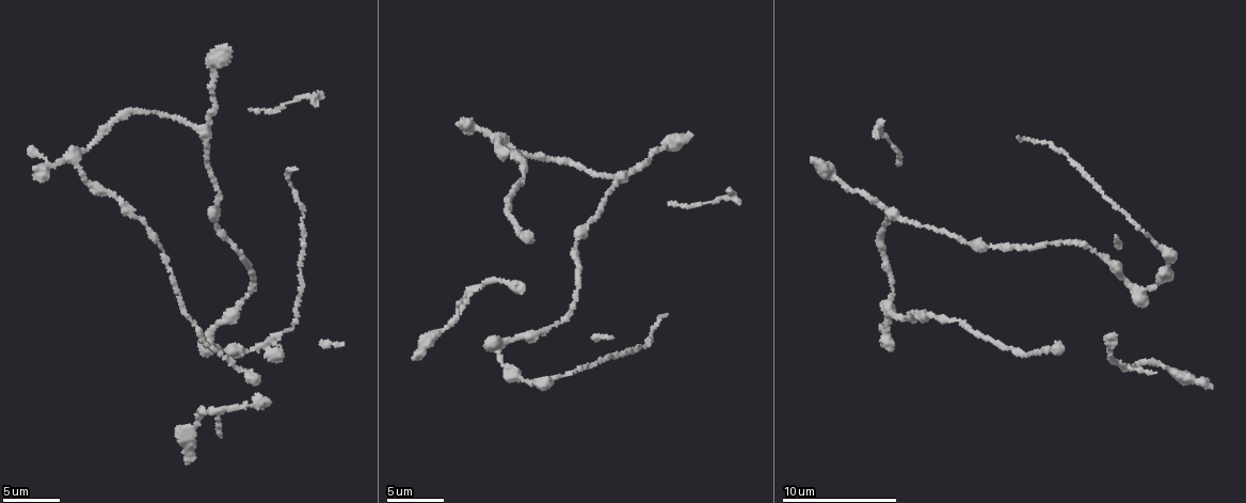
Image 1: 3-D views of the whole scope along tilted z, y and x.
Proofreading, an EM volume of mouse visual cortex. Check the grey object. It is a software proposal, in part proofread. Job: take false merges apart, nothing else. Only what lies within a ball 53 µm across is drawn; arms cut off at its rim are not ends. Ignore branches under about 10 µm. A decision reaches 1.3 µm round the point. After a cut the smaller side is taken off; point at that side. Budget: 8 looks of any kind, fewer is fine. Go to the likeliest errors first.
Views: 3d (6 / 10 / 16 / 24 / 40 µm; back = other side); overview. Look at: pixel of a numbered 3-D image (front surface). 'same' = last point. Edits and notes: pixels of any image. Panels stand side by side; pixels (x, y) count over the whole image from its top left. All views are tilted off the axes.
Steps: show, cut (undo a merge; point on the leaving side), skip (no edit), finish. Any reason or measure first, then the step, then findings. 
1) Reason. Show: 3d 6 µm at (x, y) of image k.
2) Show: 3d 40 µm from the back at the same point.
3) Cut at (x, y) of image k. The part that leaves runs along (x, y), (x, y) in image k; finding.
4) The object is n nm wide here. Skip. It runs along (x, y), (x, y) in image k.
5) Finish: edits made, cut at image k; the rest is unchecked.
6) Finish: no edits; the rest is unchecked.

Calibre changes. Show: 3d 10 µm at (272, 337) of image 1.

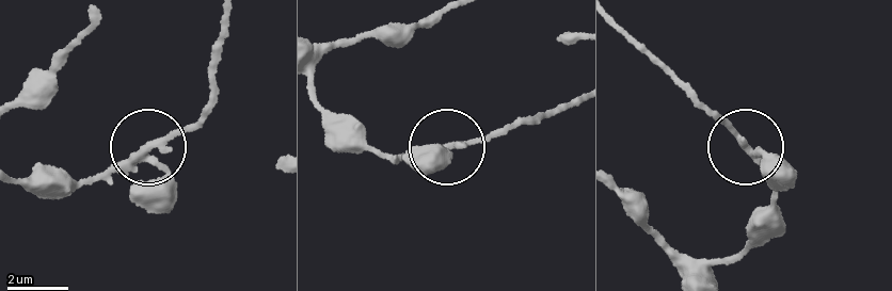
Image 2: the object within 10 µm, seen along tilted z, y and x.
Skip. It runs along (21, 180), (62, 187), (113, 171), (204, 118) in image 2; all the same cell.

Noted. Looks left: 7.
Narrows sharply. Show: 3d 10 µm at (1150, 287) of image 1.

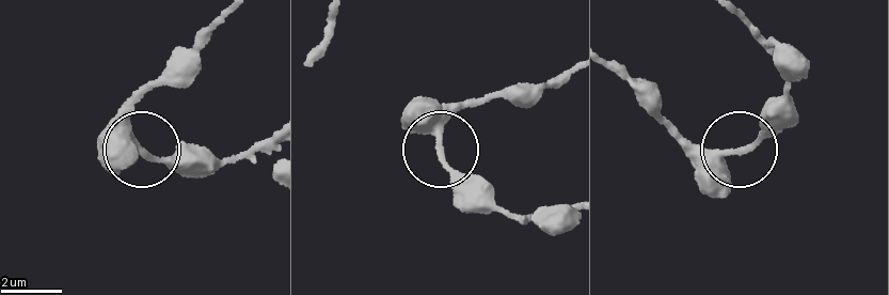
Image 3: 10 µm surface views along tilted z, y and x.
The object is 250 nm wide here. Skip. Continuous, no second cell.

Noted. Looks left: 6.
Branch point. Show: 3d 6 µm at (892, 211) of image 1.

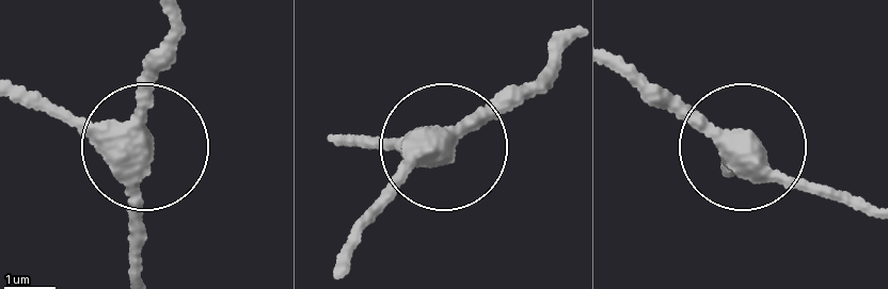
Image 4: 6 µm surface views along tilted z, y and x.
The object is 410 nm wide here. Skip. It runs along (343, 142), (445, 140), (542, 91) in image 4; all the same cell.

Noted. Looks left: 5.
Sudden change in width. Show: 3d 10 µm at (75, 163) of image 1.

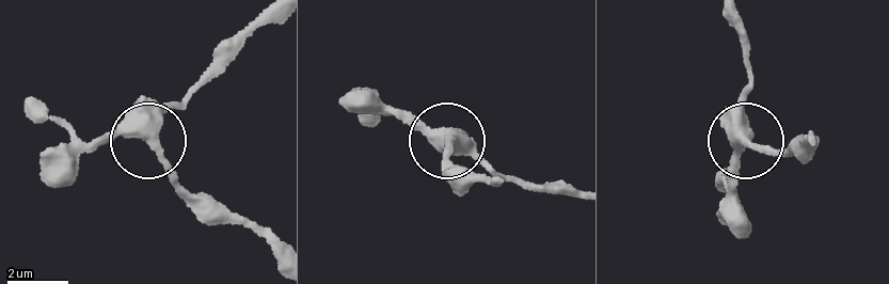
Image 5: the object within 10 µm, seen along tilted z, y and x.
Show: 3d 6 µm at (745, 140) of image 5.

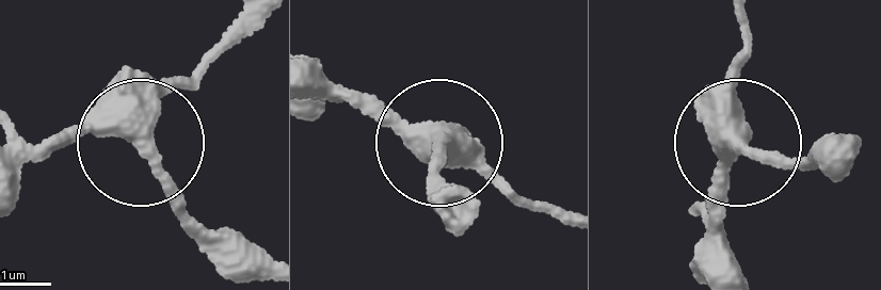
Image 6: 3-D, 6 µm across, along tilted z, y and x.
Skip. All the same cell.

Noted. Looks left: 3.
Finish: no edits; the rest is unchecked.

